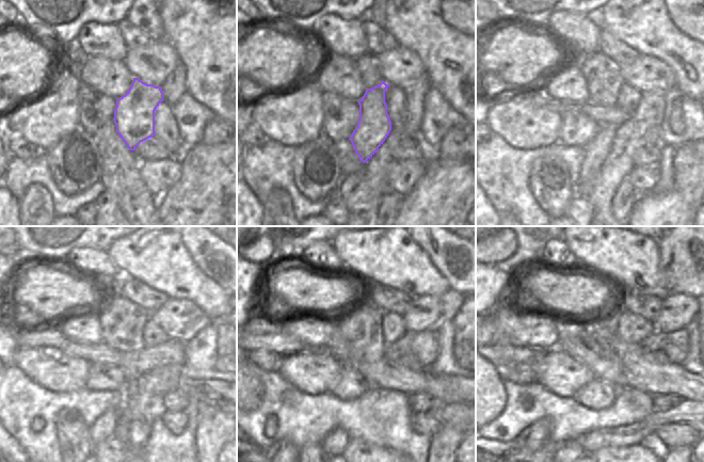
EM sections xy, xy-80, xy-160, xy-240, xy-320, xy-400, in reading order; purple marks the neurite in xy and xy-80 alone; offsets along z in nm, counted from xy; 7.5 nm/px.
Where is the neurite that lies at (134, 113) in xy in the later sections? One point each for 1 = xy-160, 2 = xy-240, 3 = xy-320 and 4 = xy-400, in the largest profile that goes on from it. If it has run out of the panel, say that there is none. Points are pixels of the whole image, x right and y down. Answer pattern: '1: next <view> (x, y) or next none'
1: next xy-160 (597, 149)
2: next xy-240 (104, 428)
3: next xy-320 (334, 443)
4: next xy-400 (573, 443)

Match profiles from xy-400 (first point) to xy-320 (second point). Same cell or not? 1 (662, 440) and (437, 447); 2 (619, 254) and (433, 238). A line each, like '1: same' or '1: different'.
1: different
2: different

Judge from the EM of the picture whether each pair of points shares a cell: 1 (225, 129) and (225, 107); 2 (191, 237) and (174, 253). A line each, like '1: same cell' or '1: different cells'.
1: different cells
2: different cells

